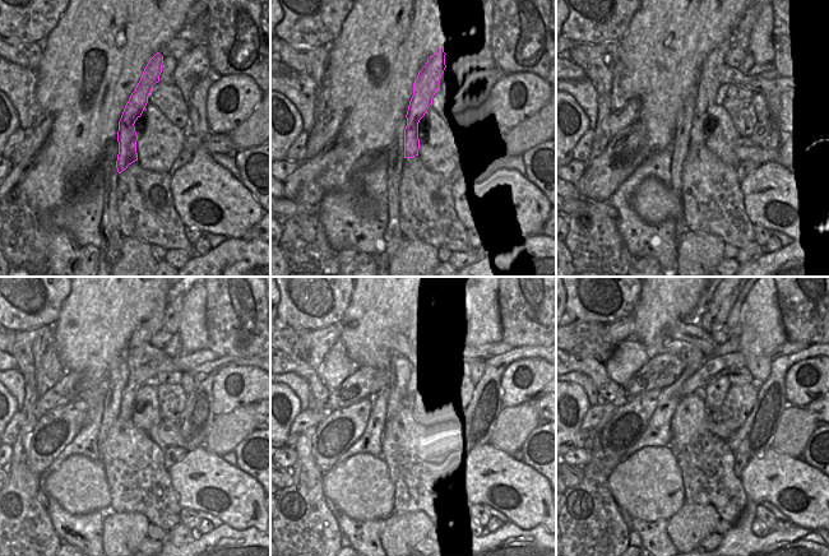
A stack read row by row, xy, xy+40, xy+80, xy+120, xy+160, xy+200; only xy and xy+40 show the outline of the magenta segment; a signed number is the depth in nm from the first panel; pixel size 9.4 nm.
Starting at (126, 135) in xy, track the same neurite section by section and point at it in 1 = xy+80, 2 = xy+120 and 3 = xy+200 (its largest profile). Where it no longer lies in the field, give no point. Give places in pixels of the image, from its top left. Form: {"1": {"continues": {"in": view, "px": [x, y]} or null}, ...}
{"1": {"continues": {"in": "xy+80", "px": [708, 93]}}, "2": {"continues": {"in": "xy+120", "px": [138, 374]}}, "3": {"continues": {"in": "xy+200", "px": [714, 316]}}}

